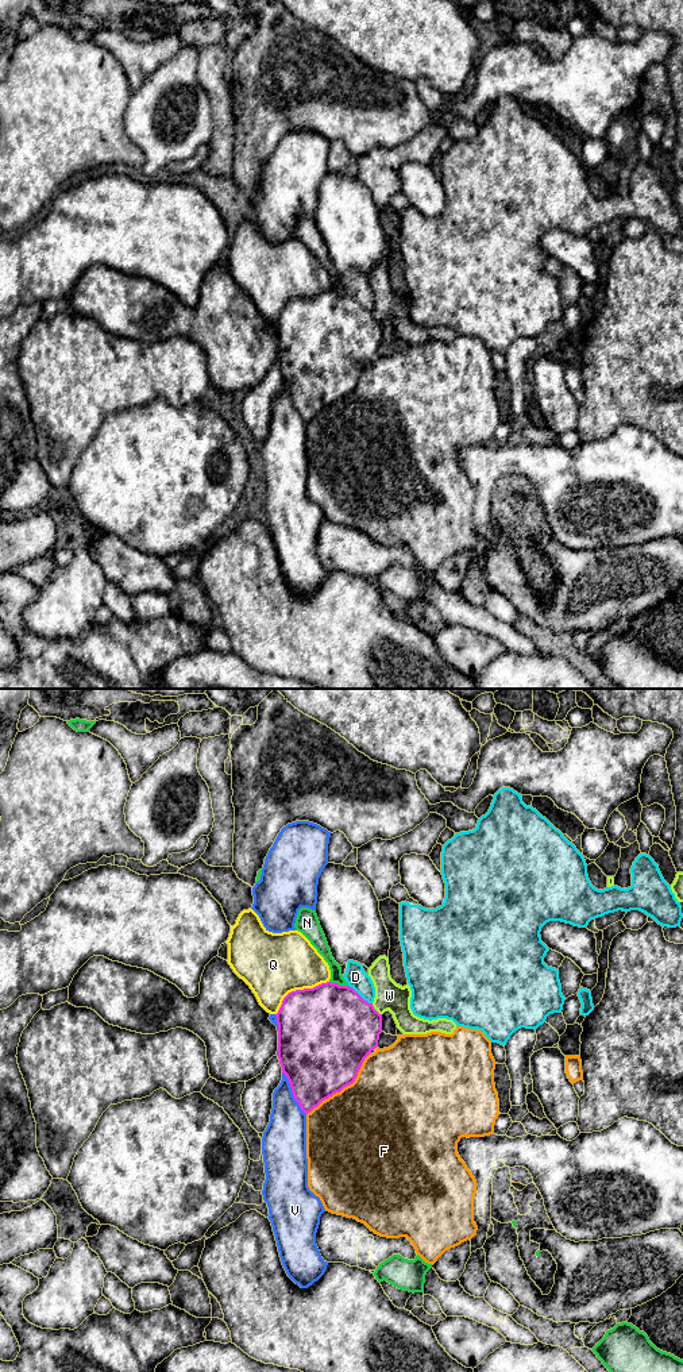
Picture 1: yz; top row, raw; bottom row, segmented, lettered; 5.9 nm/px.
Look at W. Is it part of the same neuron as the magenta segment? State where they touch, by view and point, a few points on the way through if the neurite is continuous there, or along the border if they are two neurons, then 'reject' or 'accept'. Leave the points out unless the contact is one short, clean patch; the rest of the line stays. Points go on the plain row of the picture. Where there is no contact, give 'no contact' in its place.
contact yz (374, 318); border yz (371, 312), (381, 323); reject

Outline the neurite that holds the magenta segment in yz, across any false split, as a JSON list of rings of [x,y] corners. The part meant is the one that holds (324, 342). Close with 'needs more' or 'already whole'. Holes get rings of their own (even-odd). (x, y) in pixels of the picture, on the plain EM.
[[[321,292],[289,301],[275,323],[278,367],[294,408],[308,423],[323,409],[352,393],[364,367],[378,355],[382,323],[352,296]]]; already whole

